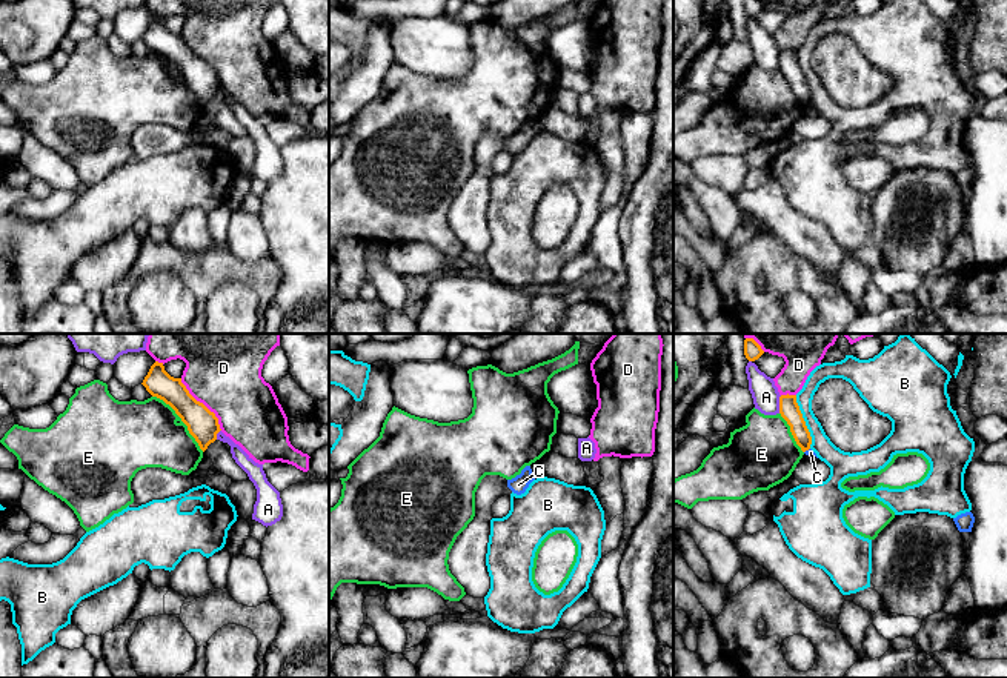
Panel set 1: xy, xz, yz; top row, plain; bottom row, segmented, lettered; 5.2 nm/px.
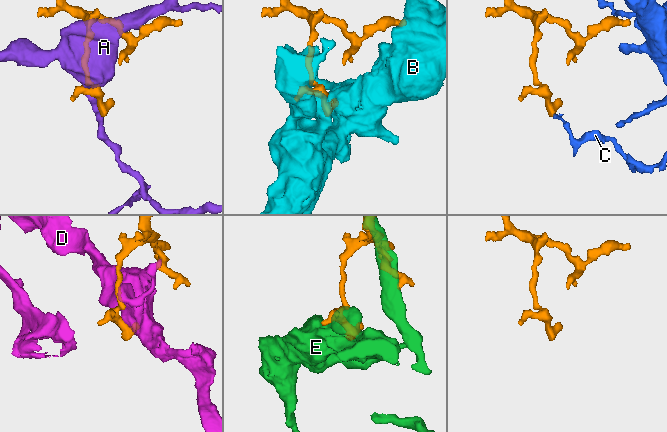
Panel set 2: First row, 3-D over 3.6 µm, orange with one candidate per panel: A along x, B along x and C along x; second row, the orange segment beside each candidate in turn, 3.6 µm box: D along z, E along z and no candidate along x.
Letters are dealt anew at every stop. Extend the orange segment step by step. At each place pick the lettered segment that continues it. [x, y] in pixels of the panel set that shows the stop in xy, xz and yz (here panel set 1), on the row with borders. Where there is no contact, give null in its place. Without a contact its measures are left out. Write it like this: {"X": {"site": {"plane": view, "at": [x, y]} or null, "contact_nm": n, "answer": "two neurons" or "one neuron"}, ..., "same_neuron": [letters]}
{"A": {"site": {"plane": "yz", "at": [780, 405]}, "contact_nm": 100, "answer": "two neurons"}, "B": {"site": {"plane": "yz", "at": [804, 422]}, "contact_nm": 300, "answer": "two neurons"}, "C": {"site": {"plane": "yz", "at": [806, 449]}, "contact_nm": 40, "answer": "two neurons"}, "D": {"site": {"plane": "xy", "at": [202, 403]}, "contact_nm": 340, "answer": "two neurons"}, "E": {"site": {"plane": "xy", "at": [182, 420]}, "contact_nm": 400, "answer": "two neurons"}, "same_neuron": []}

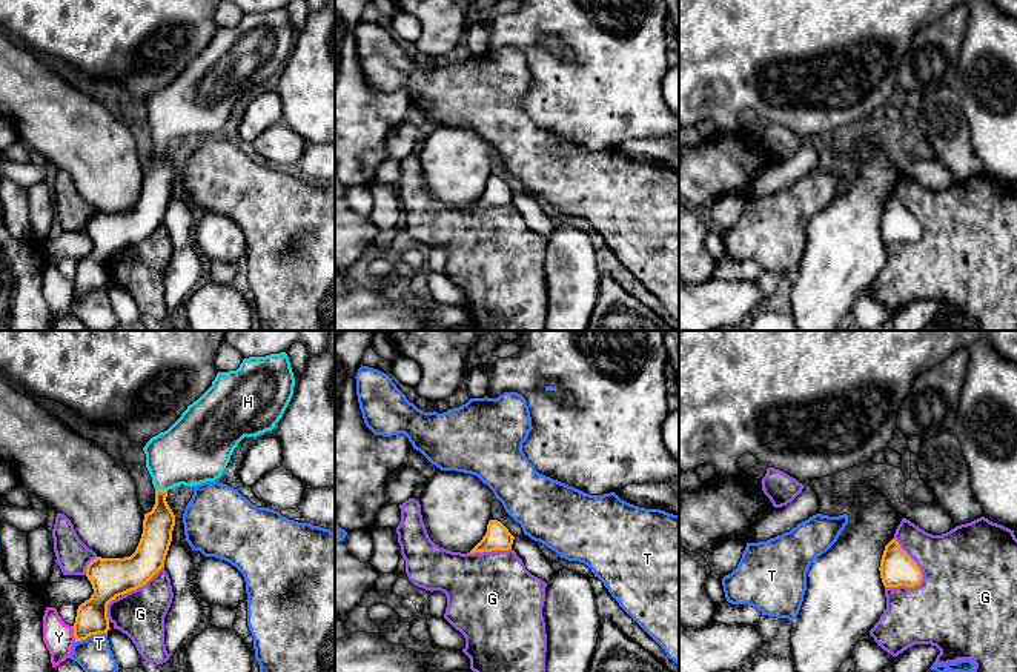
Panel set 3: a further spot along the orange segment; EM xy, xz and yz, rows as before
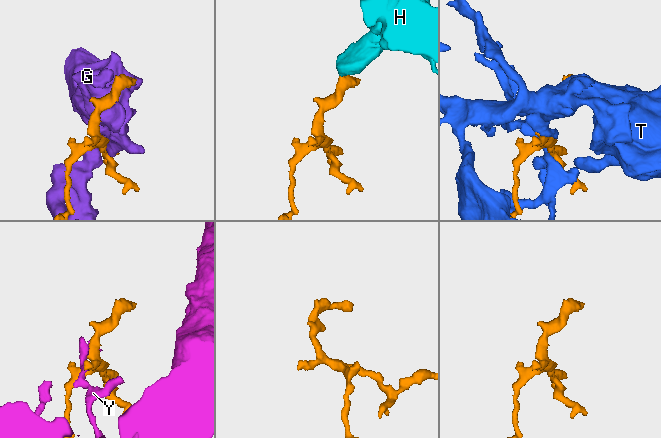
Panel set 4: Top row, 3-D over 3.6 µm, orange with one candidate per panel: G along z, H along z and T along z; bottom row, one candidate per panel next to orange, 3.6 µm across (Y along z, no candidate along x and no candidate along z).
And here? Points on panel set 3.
{"G": {"site": {"plane": "yz", "at": [916, 563]}, "contact_nm": 280, "answer": "two neurons"}, "H": {"site": {"plane": "xy", "at": [162, 489]}, "contact_nm": 70, "answer": "one neuron"}, "T": {"site": {"plane": "xy", "at": [89, 635]}, "contact_nm": 180, "answer": "two neurons"}, "Y": {"site": {"plane": "xy", "at": [74, 634]}, "contact_nm": 80, "answer": "two neurons"}, "same_neuron": ["H"]}

